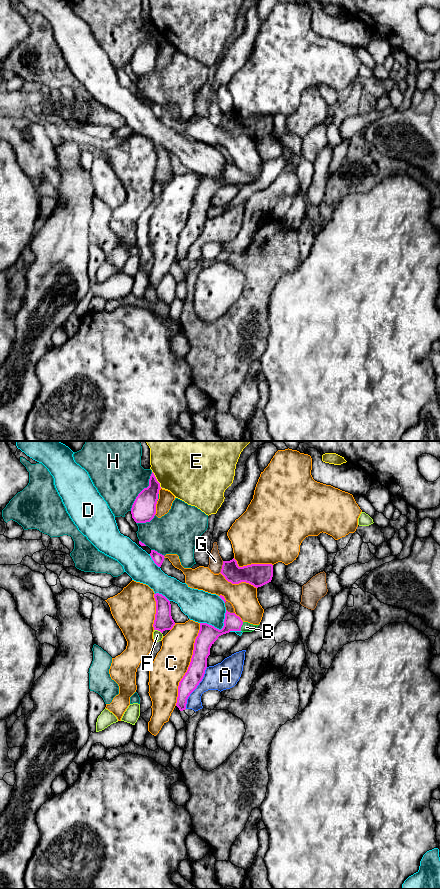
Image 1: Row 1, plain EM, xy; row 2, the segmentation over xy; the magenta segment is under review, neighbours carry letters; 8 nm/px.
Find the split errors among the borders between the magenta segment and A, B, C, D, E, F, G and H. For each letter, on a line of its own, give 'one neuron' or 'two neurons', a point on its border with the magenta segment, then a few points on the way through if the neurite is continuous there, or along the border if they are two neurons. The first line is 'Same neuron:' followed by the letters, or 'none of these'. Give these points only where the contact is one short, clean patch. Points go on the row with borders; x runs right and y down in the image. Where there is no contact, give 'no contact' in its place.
Same neuron: B
A: two neurons; contact xy (196, 687)
B: one neuron; contact xy (241, 626); way xy (232, 622), (241, 626), (246, 627)
C: two neurons; contact xy (190, 664)
D: two neurons; contact xy (218, 629)
E: two neurons; contact xy (156, 479)
F: two neurons; contact xy (158, 630)
G: two neurons; contact xy (222, 567)
H: two neurons; contact xy (141, 491)

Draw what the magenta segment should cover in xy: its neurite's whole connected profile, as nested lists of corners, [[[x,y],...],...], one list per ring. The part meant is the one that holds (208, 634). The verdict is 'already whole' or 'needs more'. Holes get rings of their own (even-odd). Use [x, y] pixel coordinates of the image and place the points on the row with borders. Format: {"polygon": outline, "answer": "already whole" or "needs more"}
{"polygon": [[[226,610],[224,626],[221,630],[207,623],[200,623],[200,630],[195,639],[193,655],[187,672],[179,682],[176,706],[180,711],[186,709],[187,699],[202,681],[207,668],[210,648],[219,636],[230,631],[252,632],[259,625],[243,622],[235,613]]], "answer": "needs more"}

